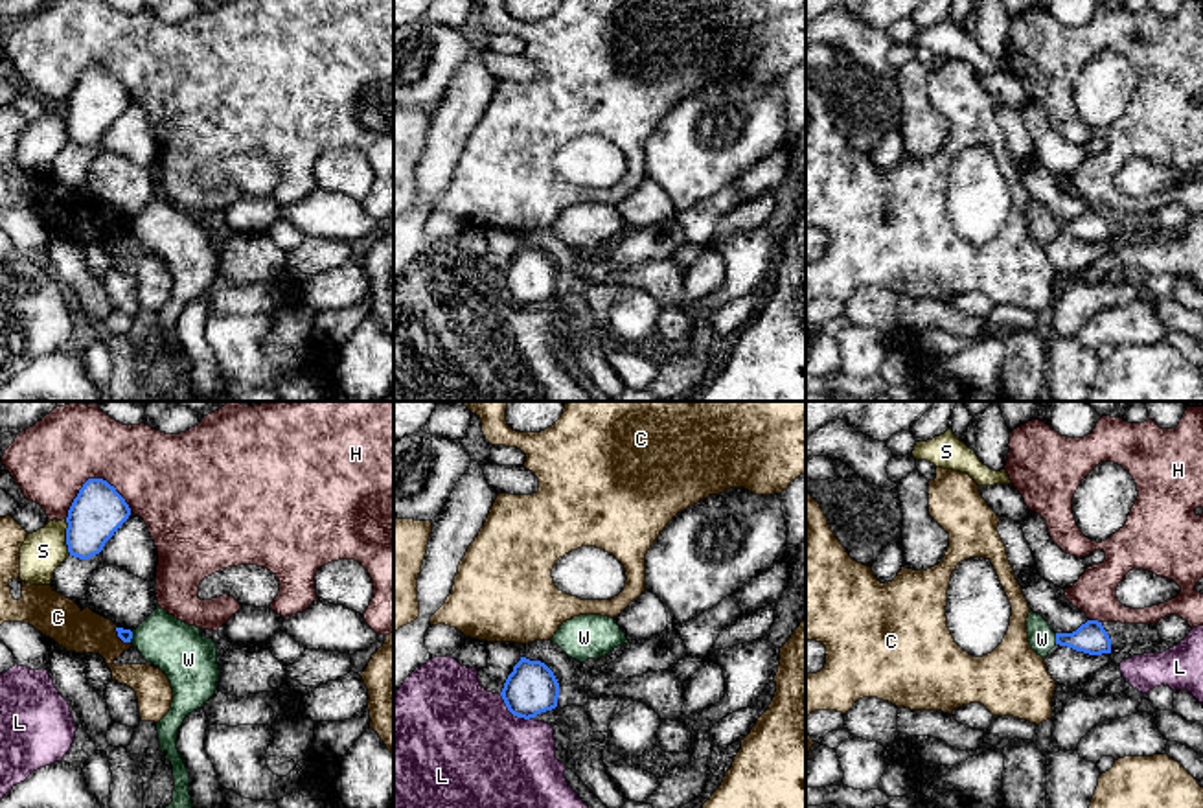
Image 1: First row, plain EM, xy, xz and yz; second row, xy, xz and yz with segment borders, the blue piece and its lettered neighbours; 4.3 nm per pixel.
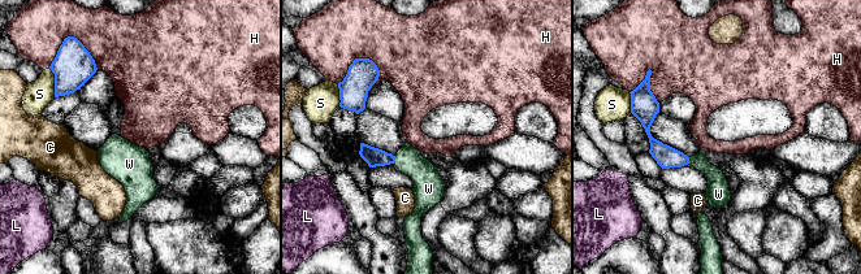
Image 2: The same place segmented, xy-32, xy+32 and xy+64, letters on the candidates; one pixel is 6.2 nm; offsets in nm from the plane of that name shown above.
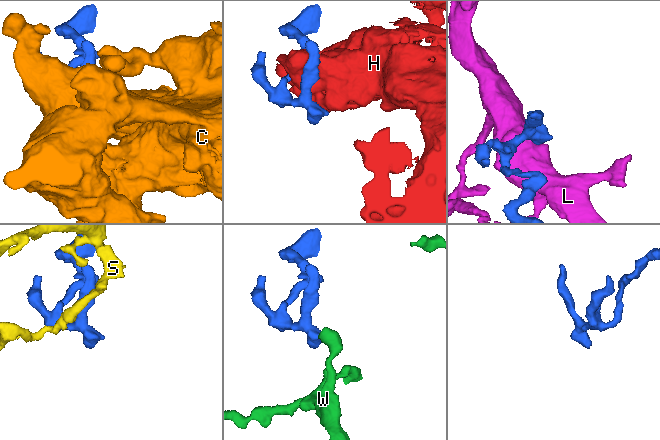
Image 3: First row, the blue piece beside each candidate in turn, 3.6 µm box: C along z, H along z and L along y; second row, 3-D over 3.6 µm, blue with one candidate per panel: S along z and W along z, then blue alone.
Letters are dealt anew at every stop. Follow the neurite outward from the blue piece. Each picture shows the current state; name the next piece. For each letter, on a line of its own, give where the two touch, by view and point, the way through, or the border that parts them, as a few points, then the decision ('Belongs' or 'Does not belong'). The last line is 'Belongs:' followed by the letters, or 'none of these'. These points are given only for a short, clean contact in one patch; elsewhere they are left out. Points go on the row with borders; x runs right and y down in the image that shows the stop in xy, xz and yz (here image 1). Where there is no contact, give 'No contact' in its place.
C: Touches blue at xy (120, 637). Does not belong
H: Touches blue at xy (94, 479). Does not belong
L: Touches blue at xz (512, 713). Does not belong
S: Touches blue at xy (67, 538). Does not belong
W: Touches blue at yz (1056, 639). Boundary: yz (1054, 634), (1056, 643). Does not belong
Belongs: none of these

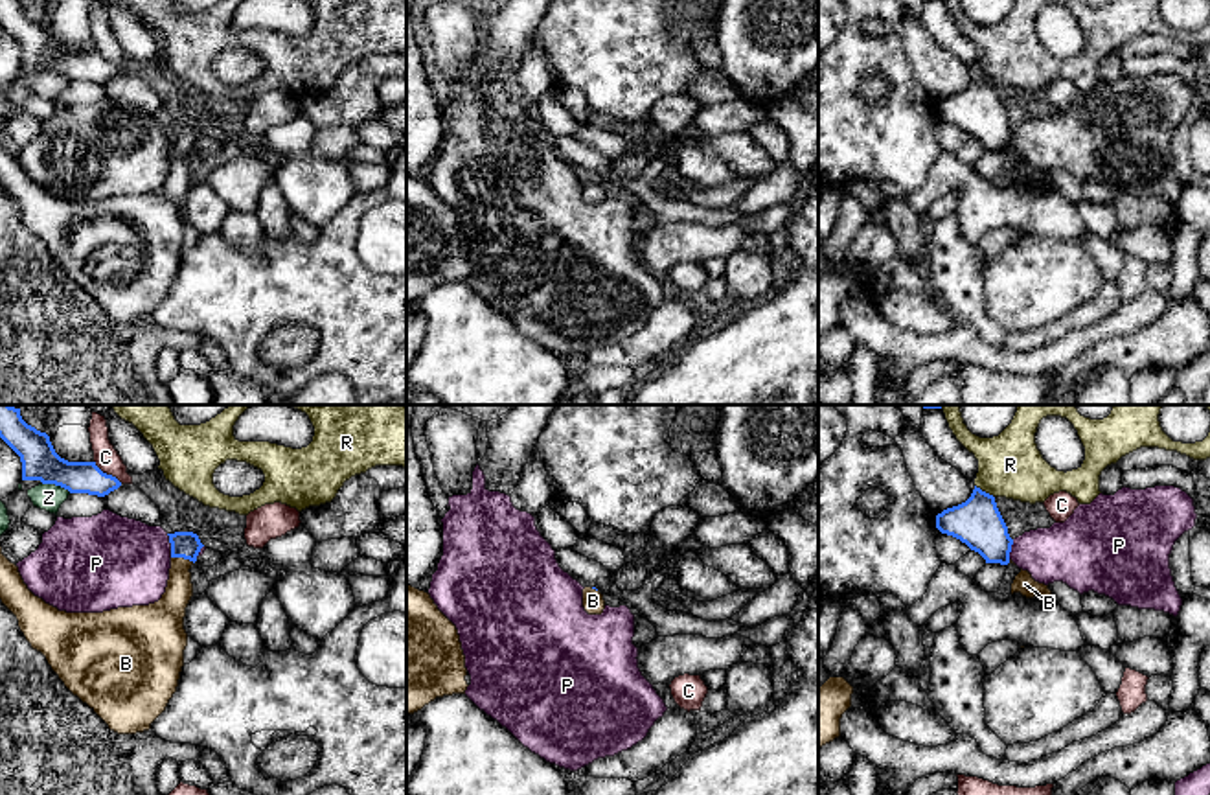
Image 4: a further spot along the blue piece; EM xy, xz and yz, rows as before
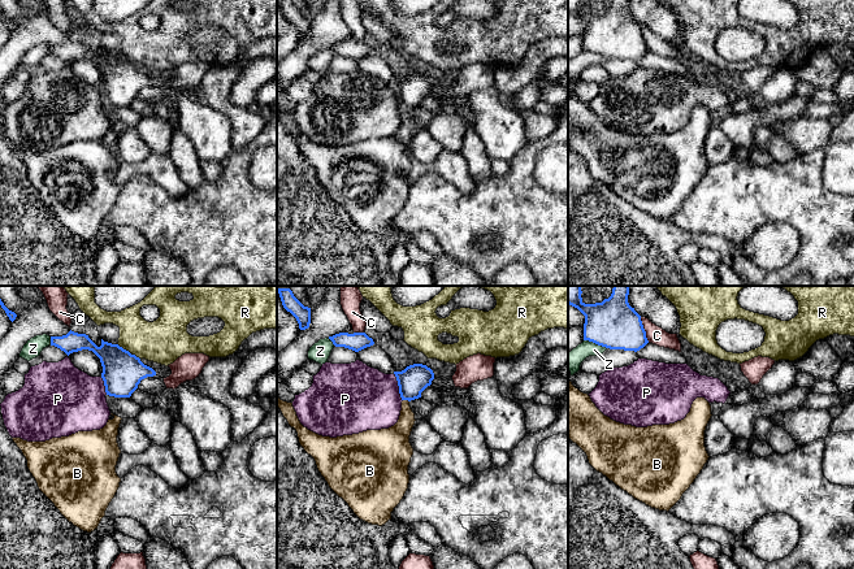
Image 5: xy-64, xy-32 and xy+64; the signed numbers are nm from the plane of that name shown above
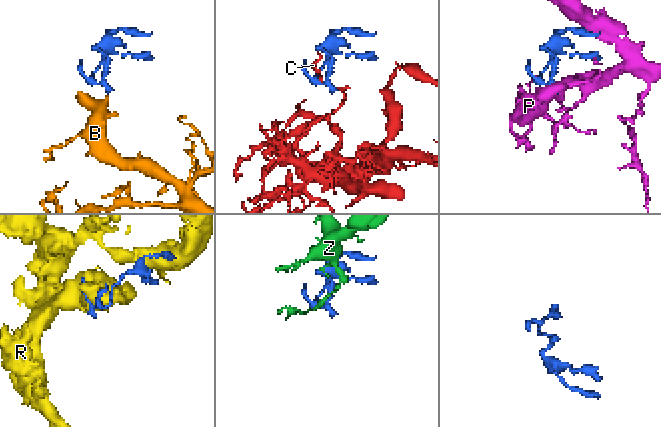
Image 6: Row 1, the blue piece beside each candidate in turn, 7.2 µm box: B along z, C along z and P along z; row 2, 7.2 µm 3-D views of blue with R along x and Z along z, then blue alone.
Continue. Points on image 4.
B: Touches blue at xy (182, 556). Path across: xy (186, 545), (182, 556), (179, 593), (170, 611). Belongs
C: Touches blue at xy (105, 473). Boundary: xy (94, 460), (103, 472), (122, 483). Does not belong
P: Touches blue at xy (171, 545). Does not belong
R: Touches blue at yz (984, 492). Does not belong
Z: Touches blue at xy (57, 484). Does not belong
Belongs: B

